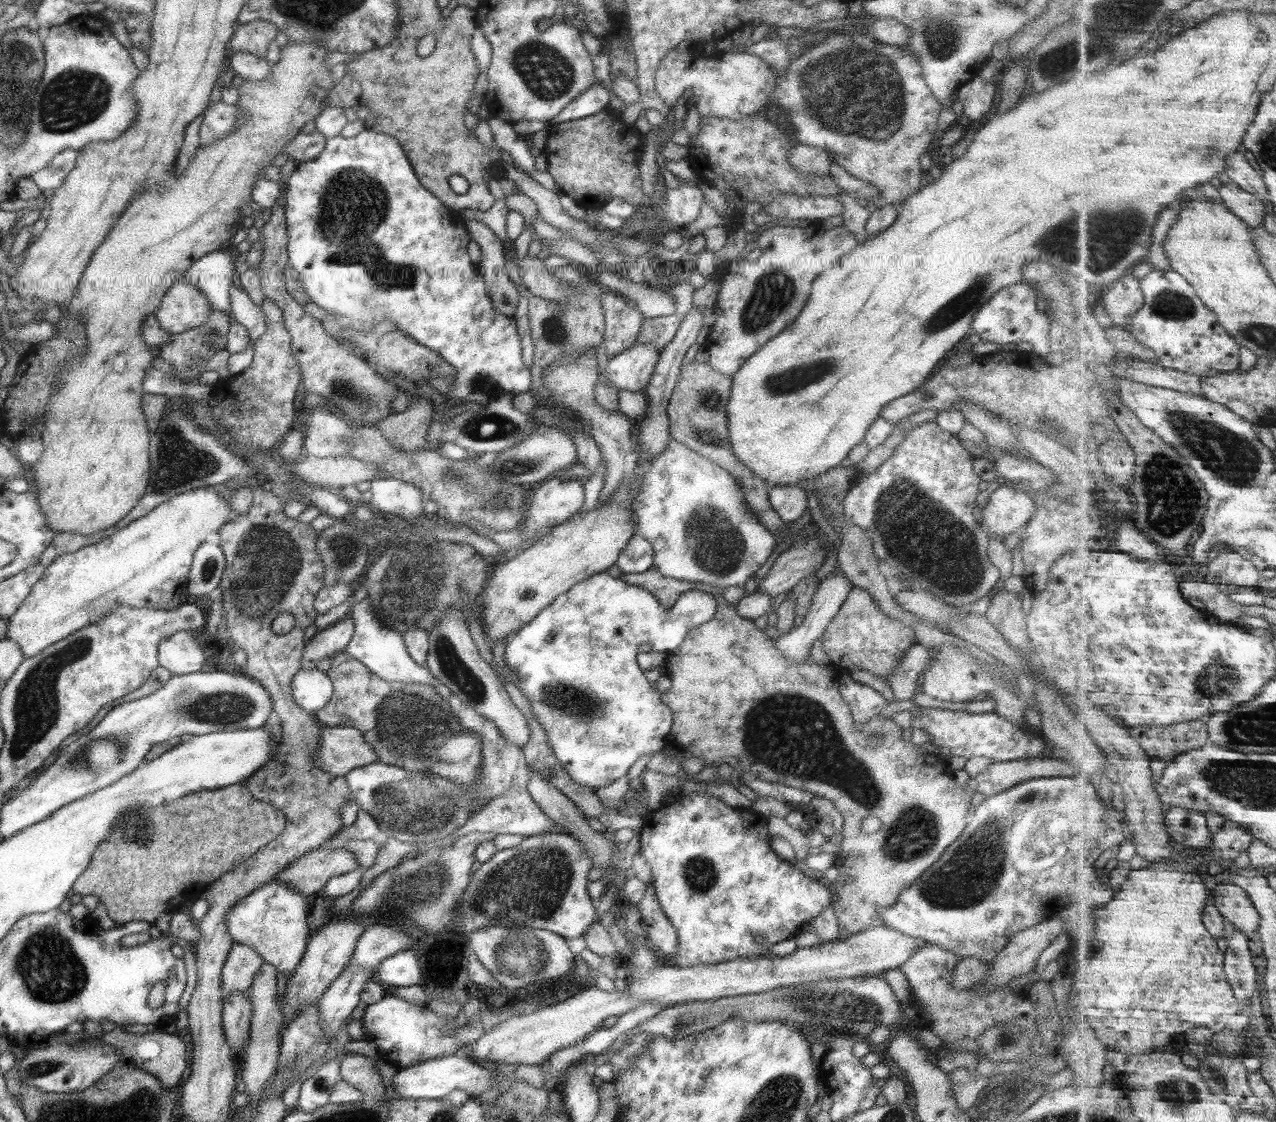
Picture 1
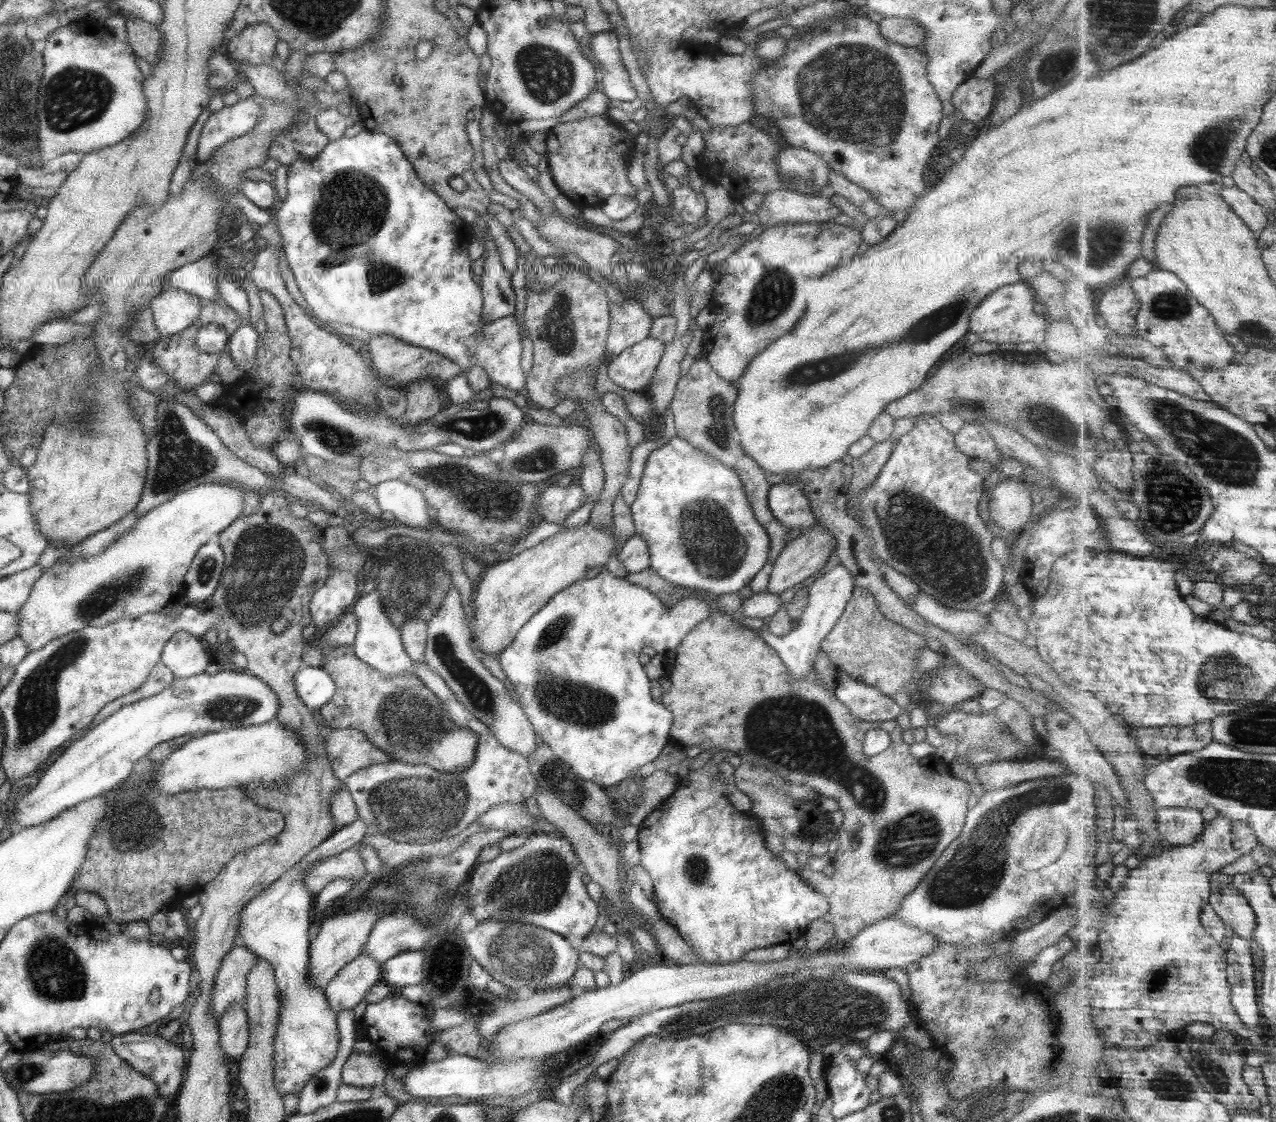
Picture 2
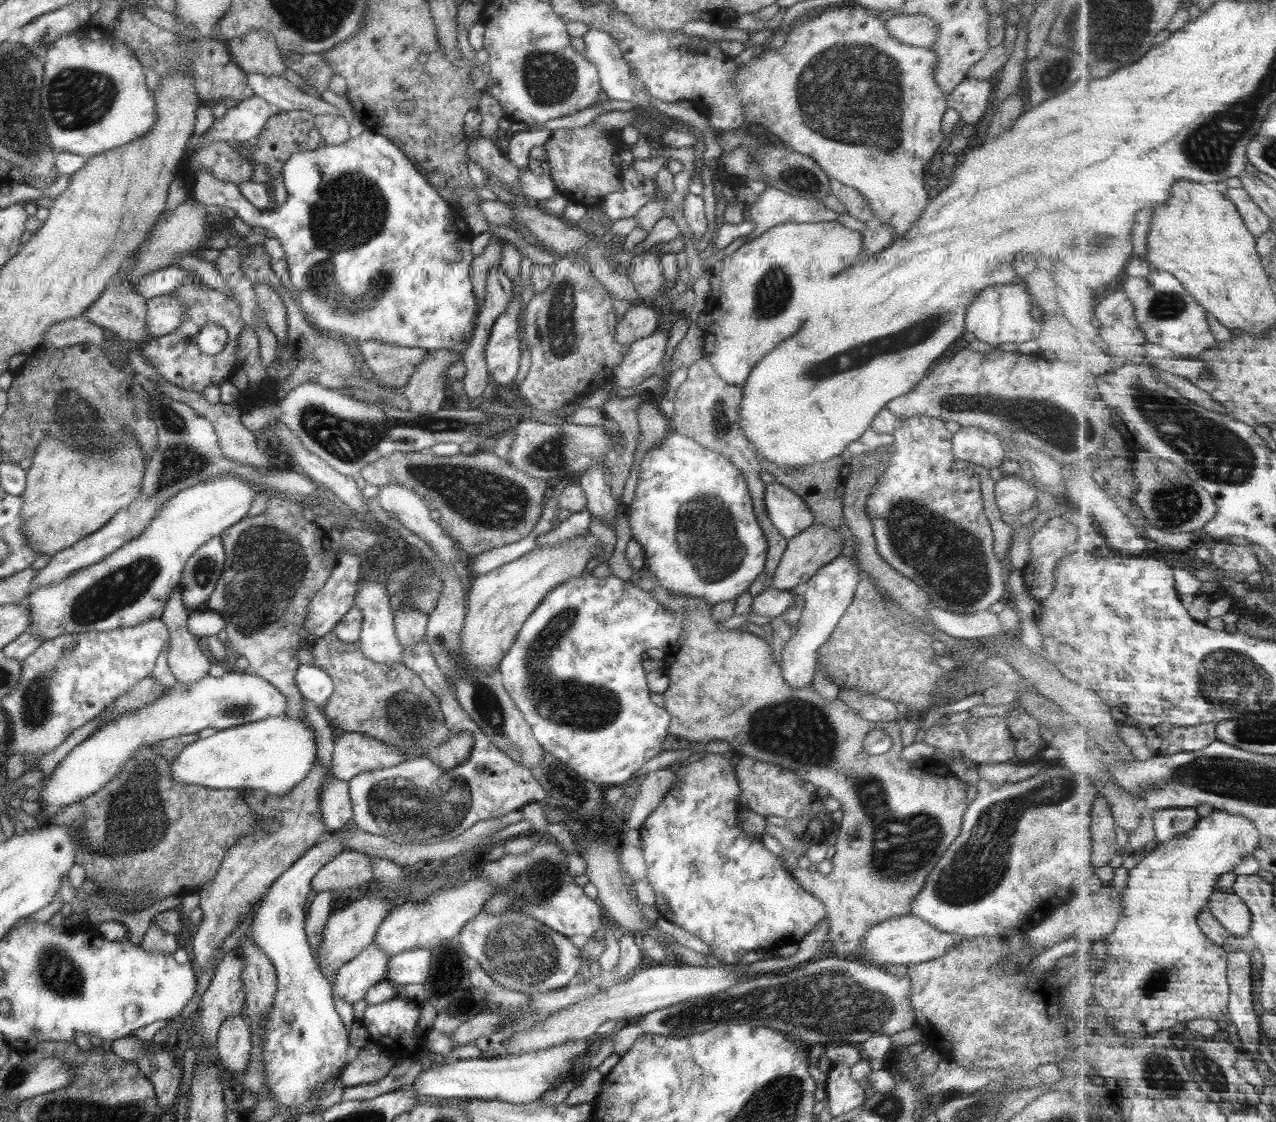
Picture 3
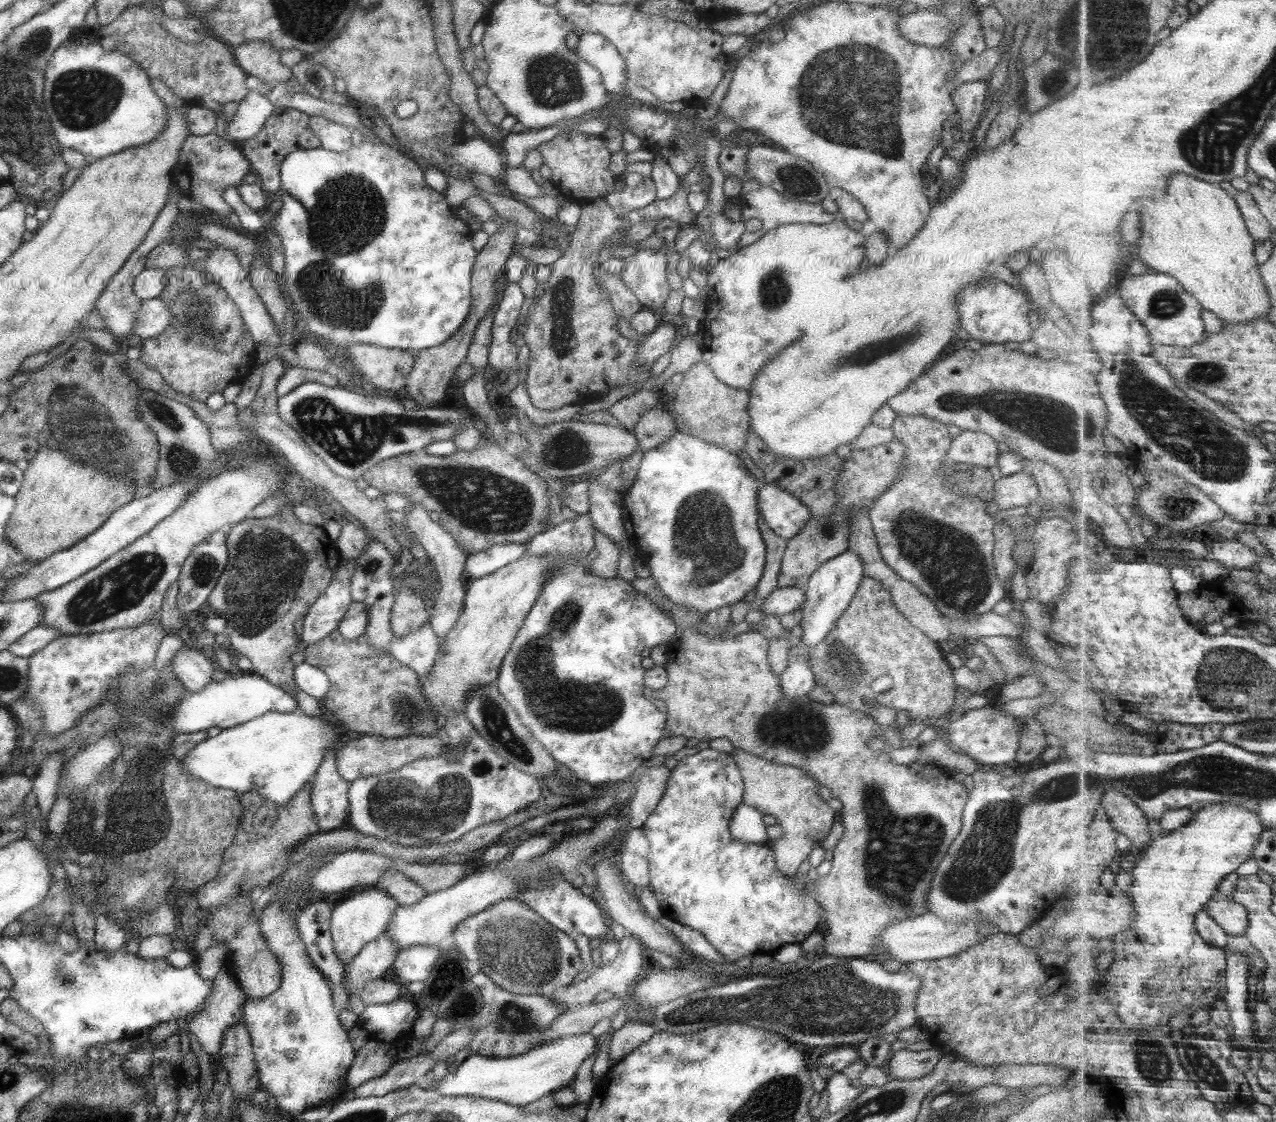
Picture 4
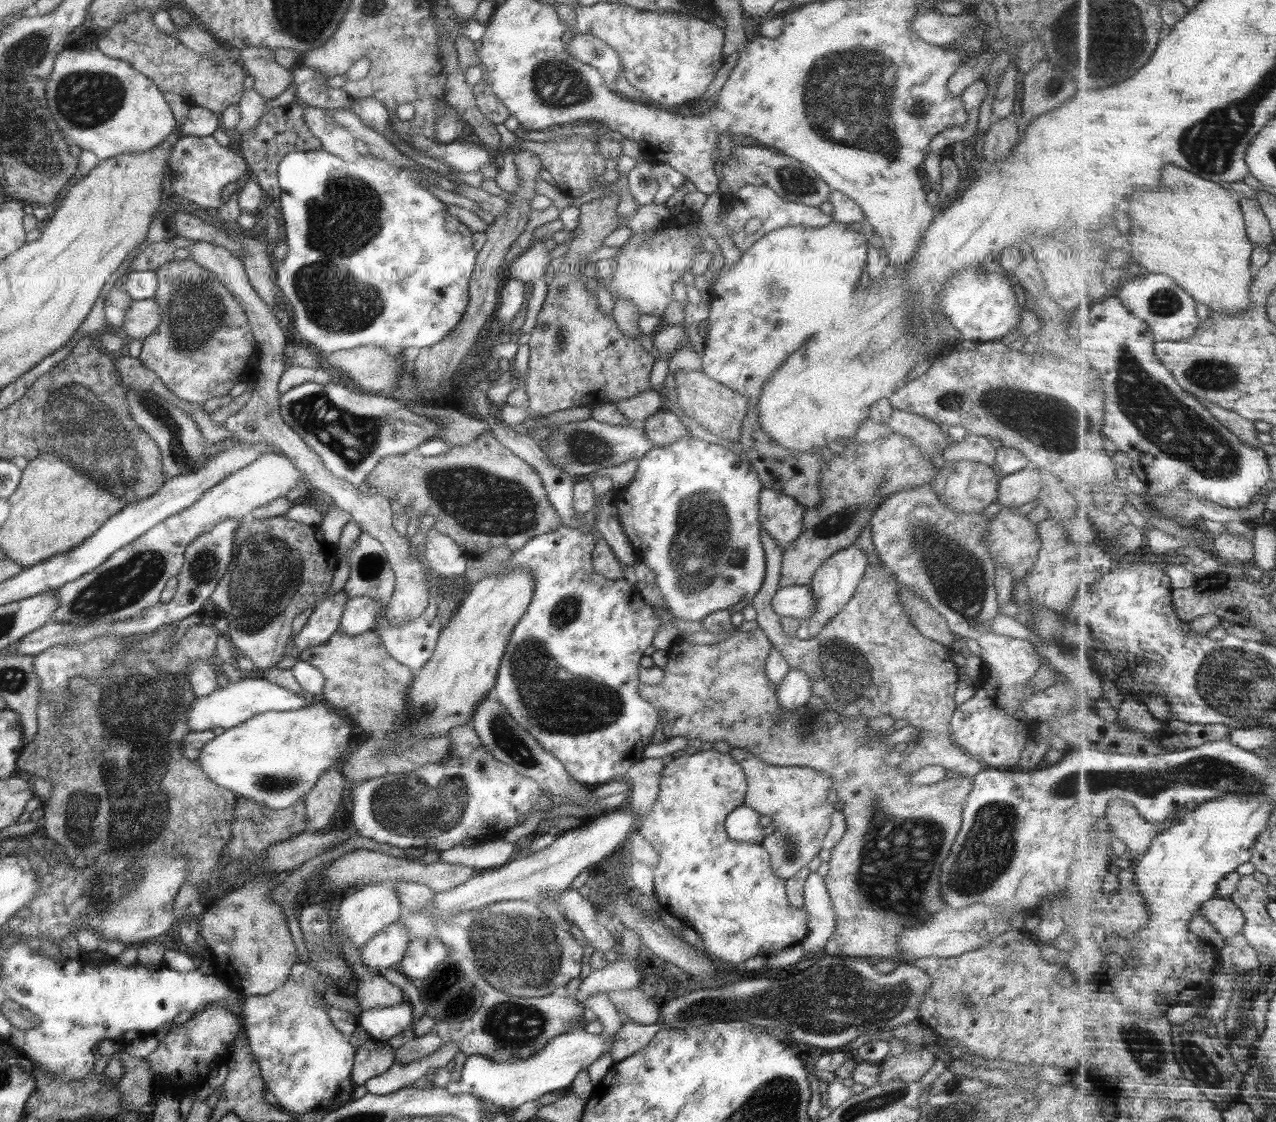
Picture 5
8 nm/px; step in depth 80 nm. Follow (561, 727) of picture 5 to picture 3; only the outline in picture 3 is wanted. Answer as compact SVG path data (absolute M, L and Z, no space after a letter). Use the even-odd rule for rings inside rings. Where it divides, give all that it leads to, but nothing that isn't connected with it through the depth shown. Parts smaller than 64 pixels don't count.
M587 509L571 513L563 521L555 522L555 527L537 535L536 546L558 546L576 536L586 536L590 525L590 512ZM588 573L574 576L556 584L543 596L535 610L525 619L513 639L512 646L501 658L495 678L509 696L509 699L515 704L517 711L523 716L535 743L544 752L565 764L575 775L587 780L587 782L592 782L603 788L613 785L630 786L635 776L643 770L644 764L655 754L662 752L660 746L667 736L667 724L669 724L669 714L665 712L664 708L658 708L649 700L650 691L647 689L645 673L643 673L641 667L644 651L647 648L672 649L677 643L679 633L682 631L683 613L685 613L683 610L680 610L680 612L665 610L648 592L633 586L629 580L622 581L613 576L595 578Z

